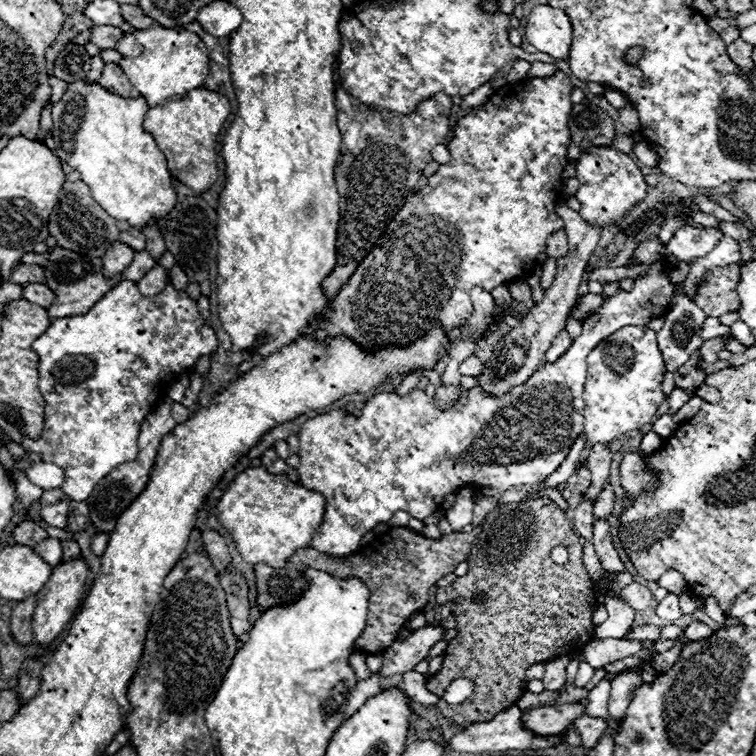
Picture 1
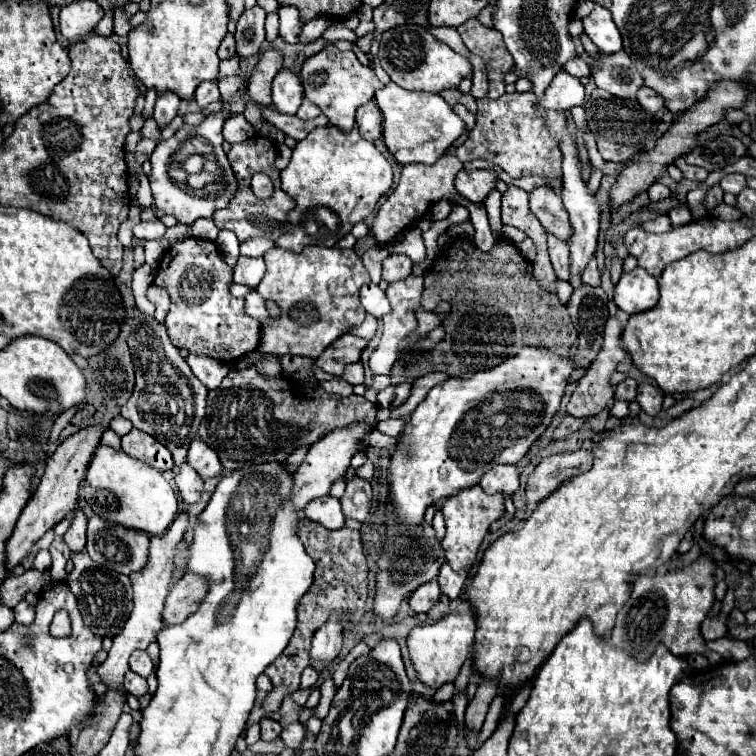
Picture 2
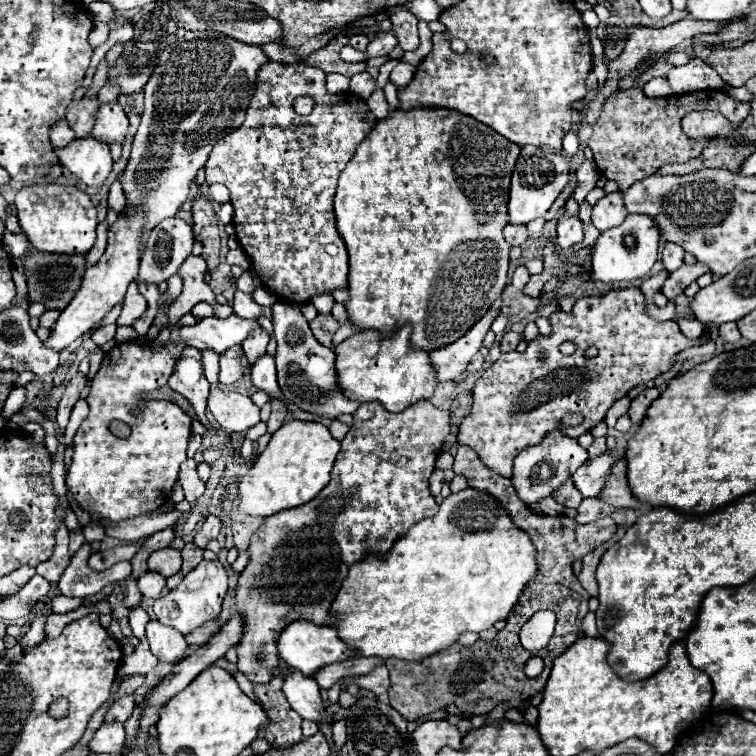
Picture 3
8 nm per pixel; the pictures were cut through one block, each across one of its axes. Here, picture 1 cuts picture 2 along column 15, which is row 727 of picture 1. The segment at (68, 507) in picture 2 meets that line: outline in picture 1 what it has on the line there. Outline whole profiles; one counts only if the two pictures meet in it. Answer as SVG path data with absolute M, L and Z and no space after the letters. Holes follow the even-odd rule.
M568 702L568 704L532 708L522 718L524 718L524 726L528 726L532 732L542 734L542 736L550 736L550 734L564 732L584 712L586 712L584 704Z

